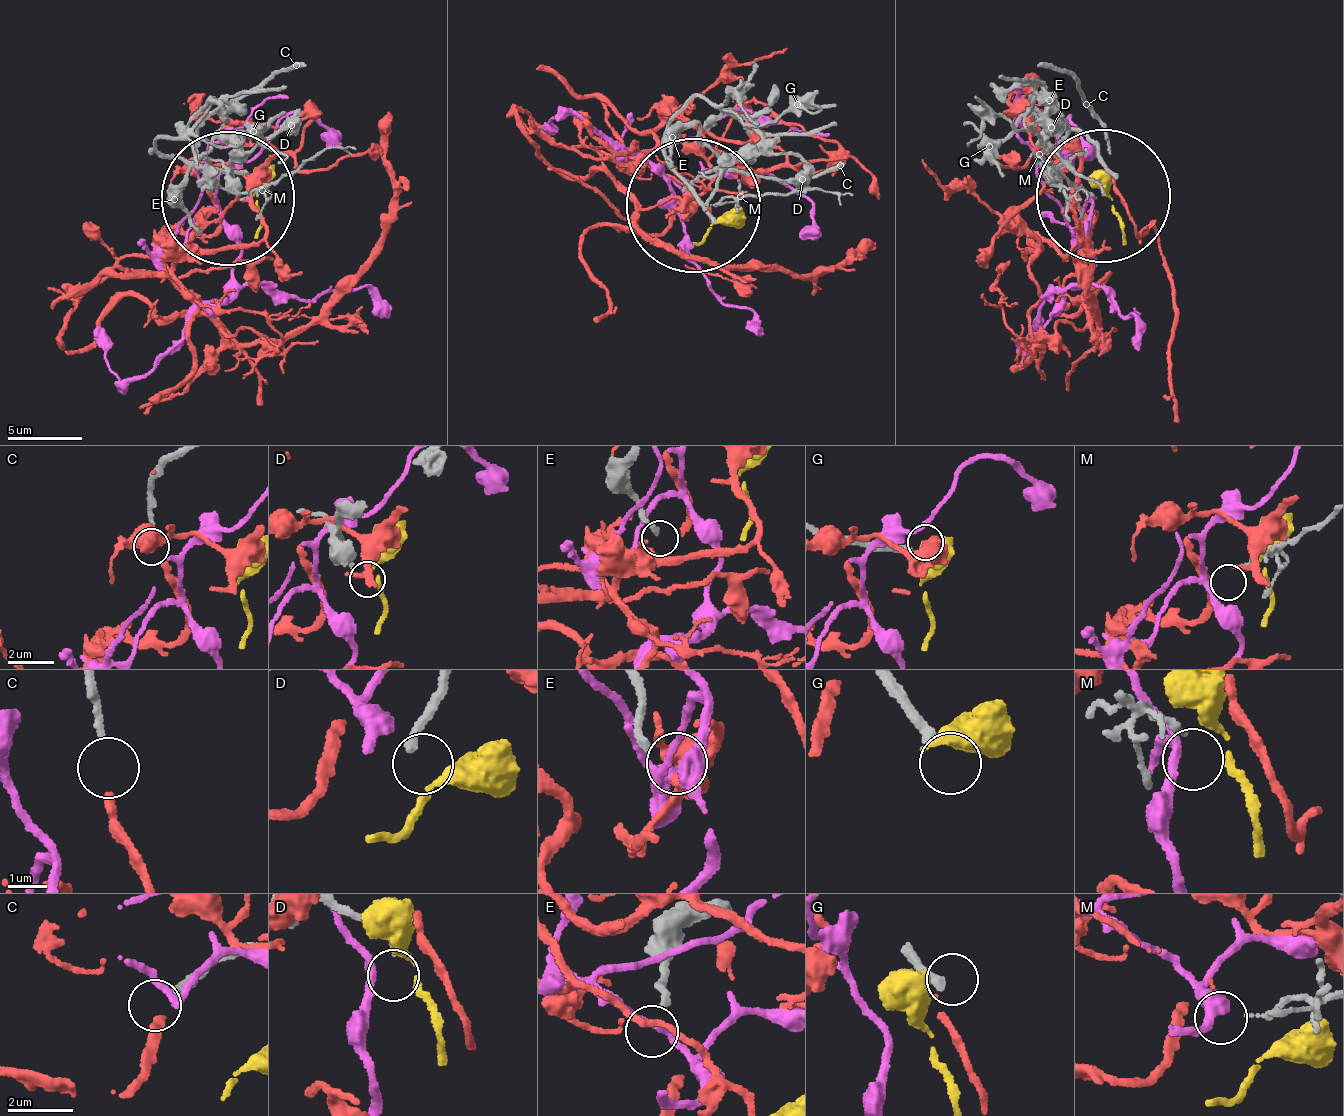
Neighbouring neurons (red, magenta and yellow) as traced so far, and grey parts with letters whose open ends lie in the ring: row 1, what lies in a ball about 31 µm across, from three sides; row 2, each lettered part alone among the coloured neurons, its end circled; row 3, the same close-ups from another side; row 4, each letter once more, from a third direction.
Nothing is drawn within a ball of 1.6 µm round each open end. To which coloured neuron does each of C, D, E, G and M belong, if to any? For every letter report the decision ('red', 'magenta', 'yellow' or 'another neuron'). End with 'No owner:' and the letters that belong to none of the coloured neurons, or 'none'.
C: red
D: another neuron
E: another neuron
G: another neuron
M: another neuron
No owner: D, E, G, M

